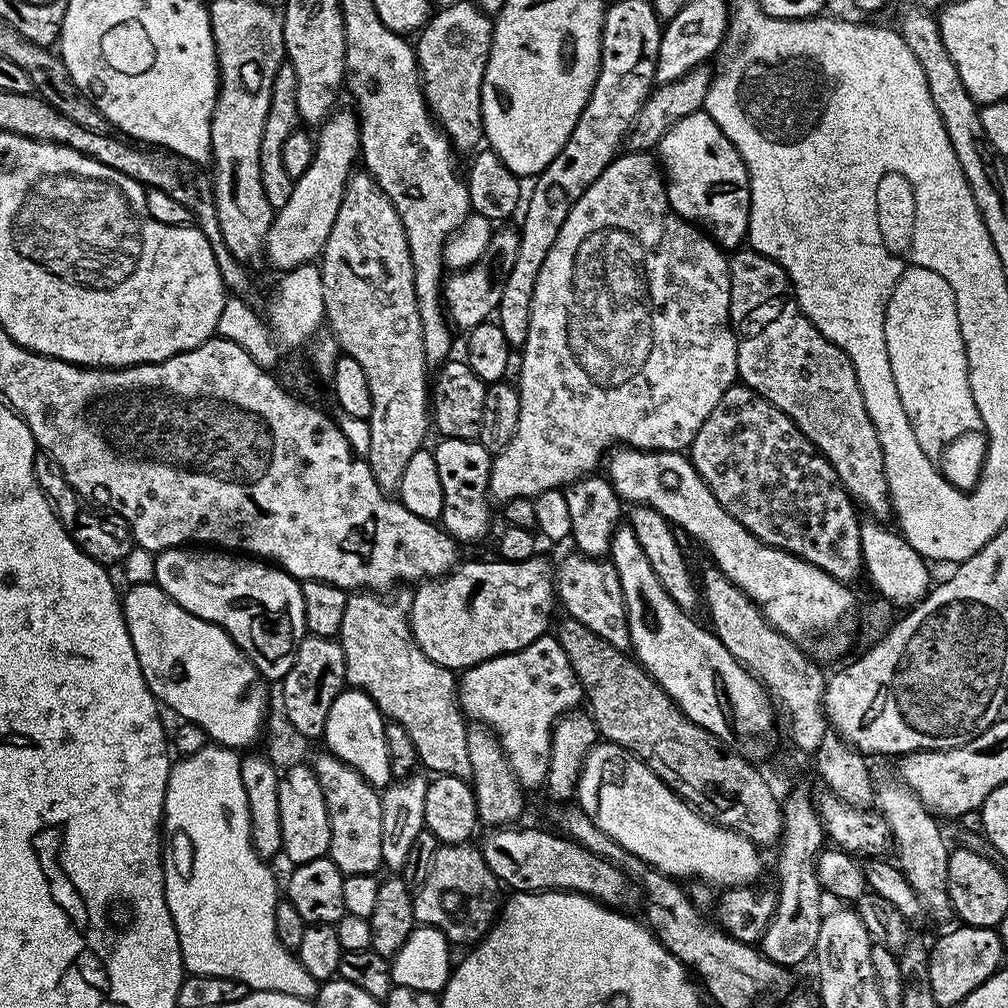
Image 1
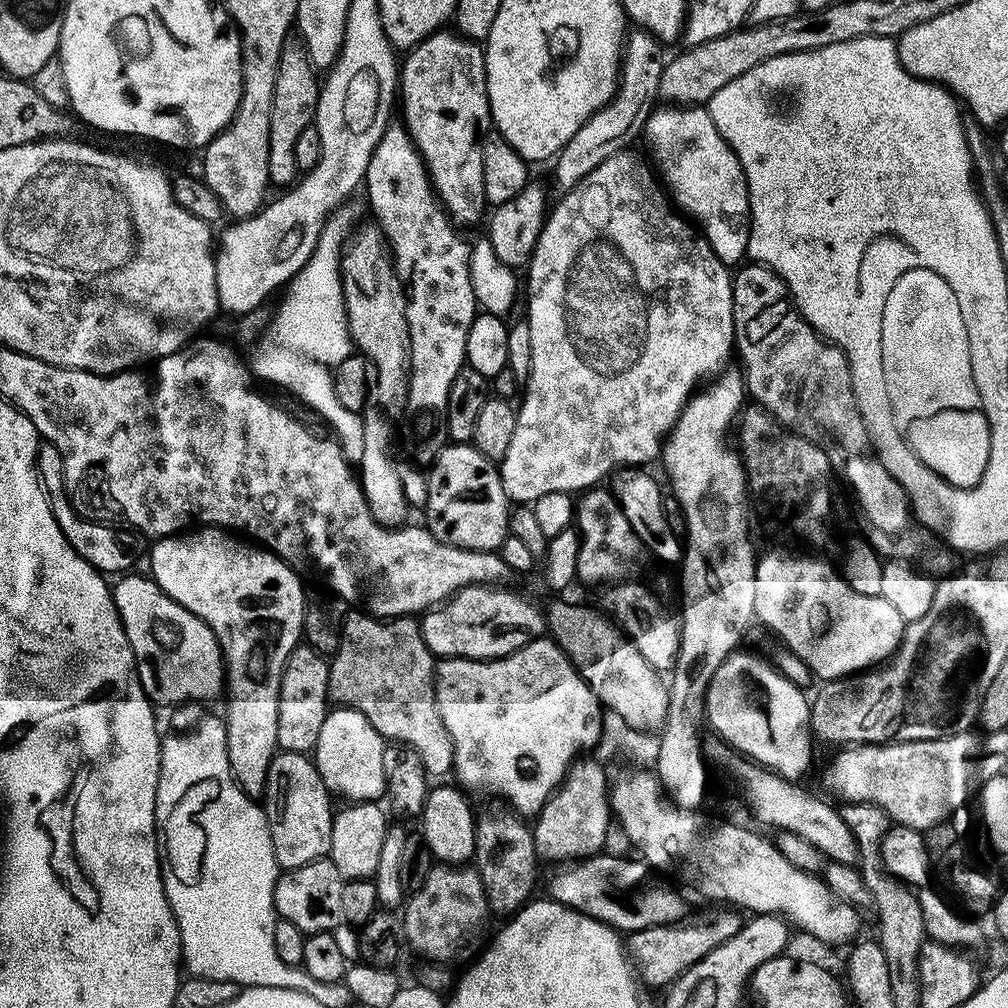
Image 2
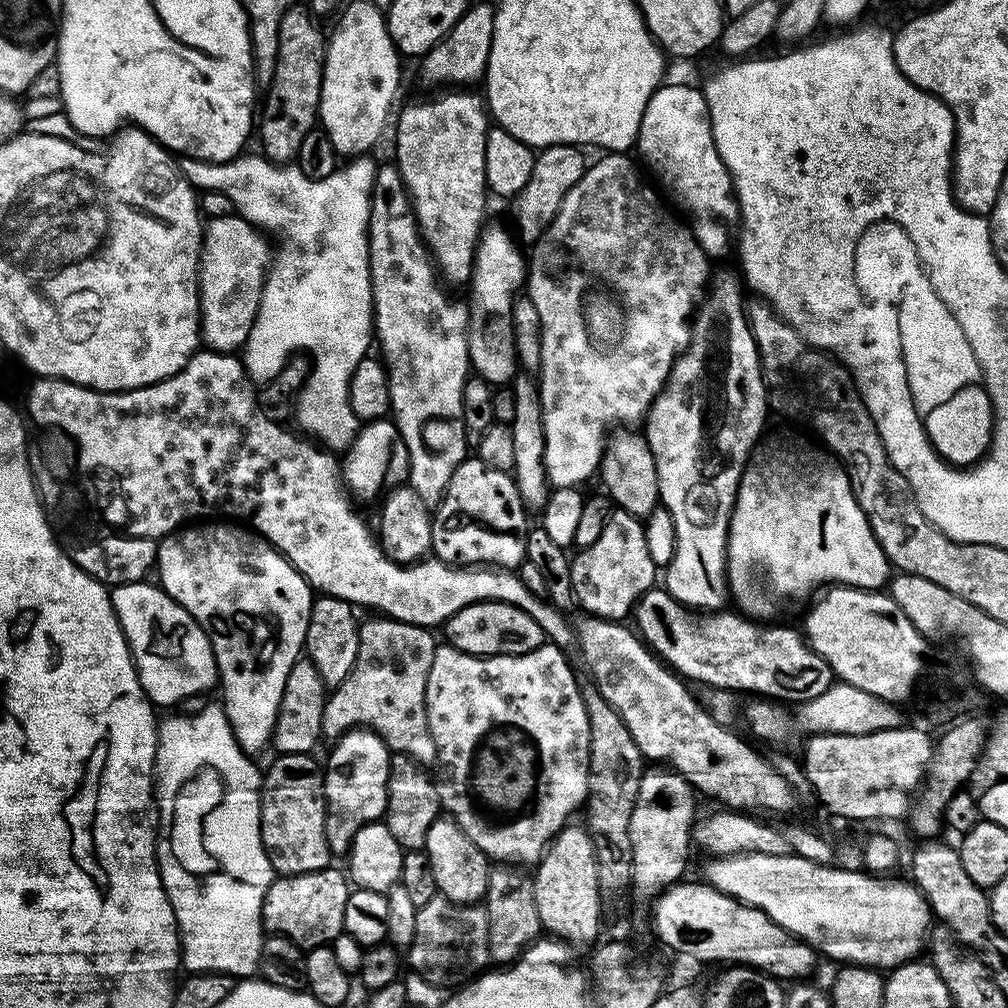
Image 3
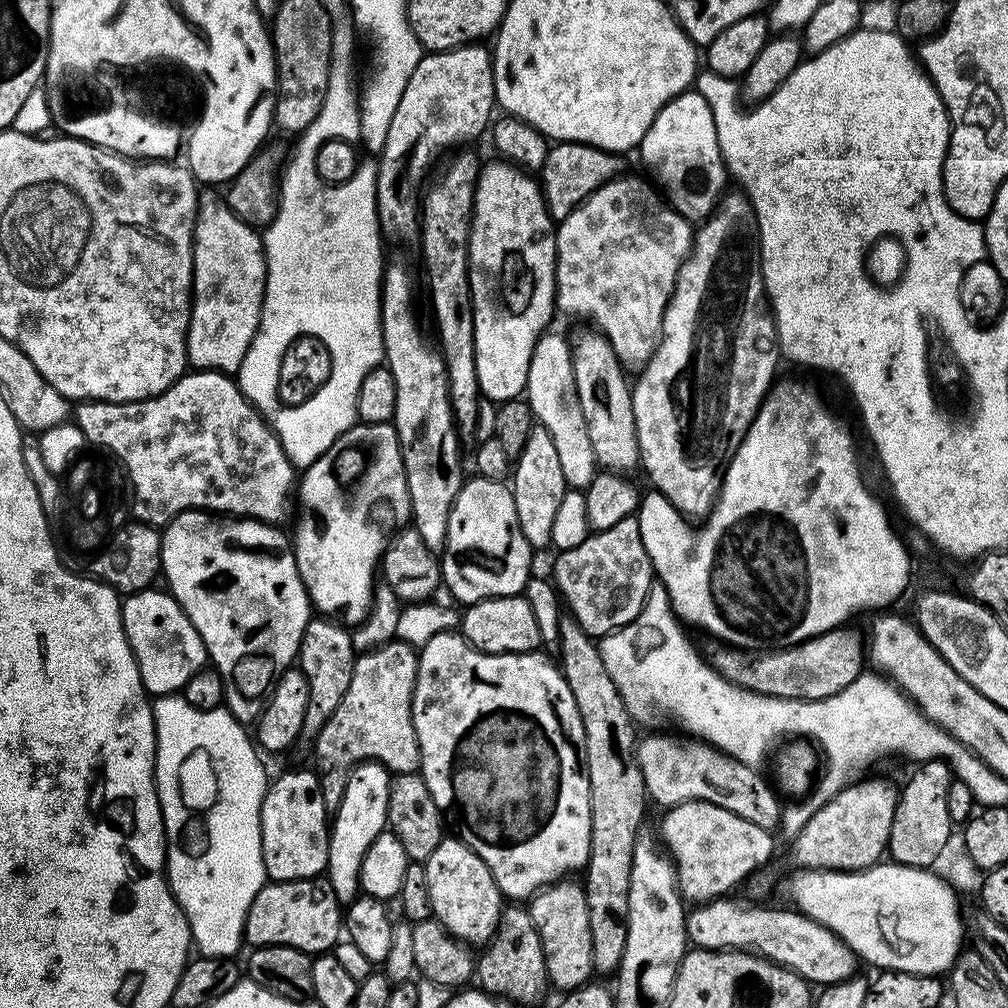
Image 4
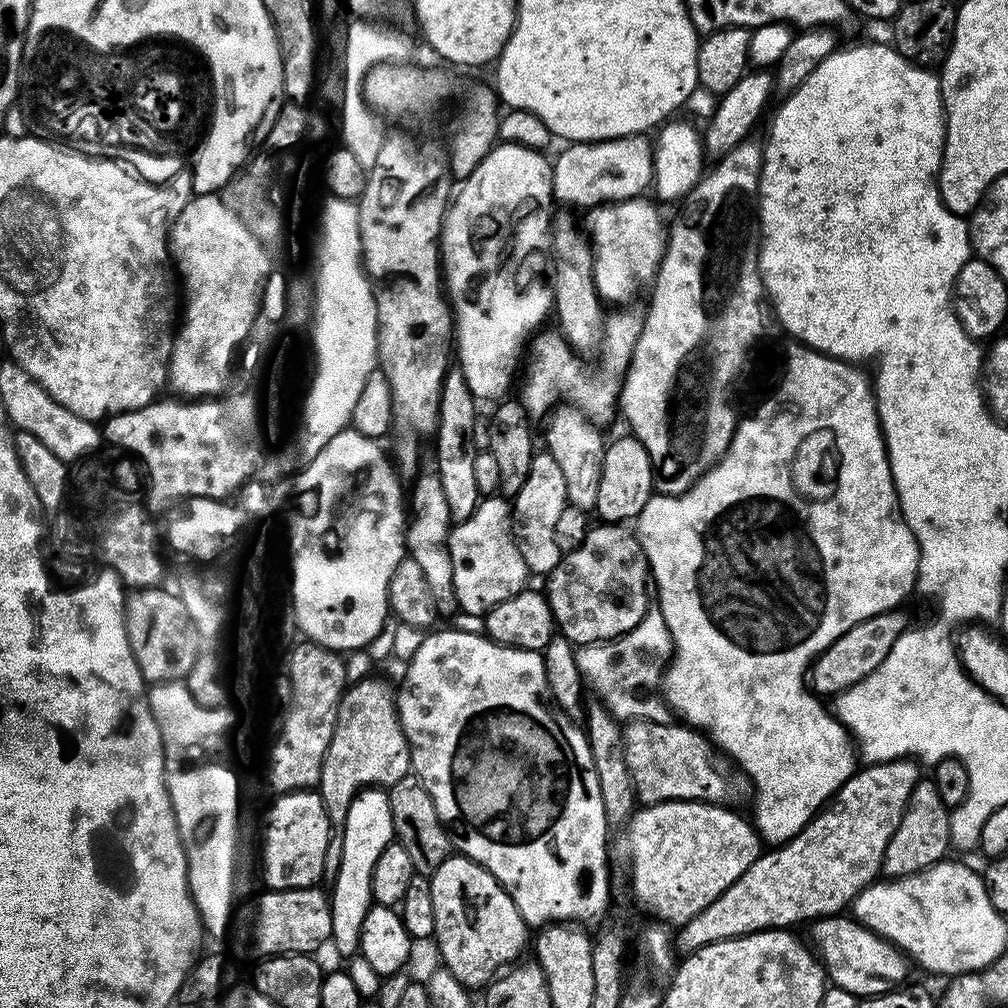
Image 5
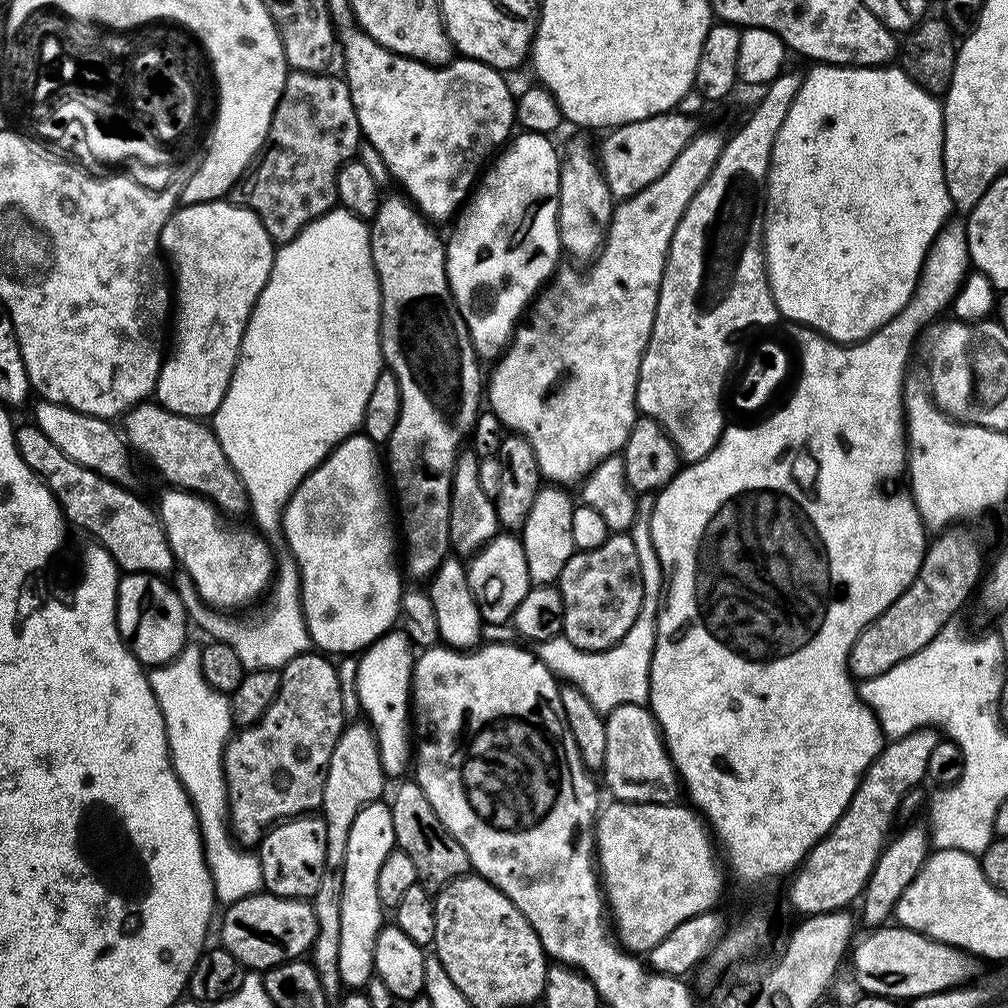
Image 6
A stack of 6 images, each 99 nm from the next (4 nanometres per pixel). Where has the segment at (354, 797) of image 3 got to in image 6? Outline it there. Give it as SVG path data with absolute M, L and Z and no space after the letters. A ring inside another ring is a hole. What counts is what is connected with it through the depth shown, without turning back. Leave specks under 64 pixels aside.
M387 803L368 804L358 810L350 838L346 841L346 866L342 882L342 938L338 946L338 970L345 989L360 990L368 979L373 979L375 966L375 940L386 924L386 909L378 898L378 870L386 862L386 854L396 847L392 809Z

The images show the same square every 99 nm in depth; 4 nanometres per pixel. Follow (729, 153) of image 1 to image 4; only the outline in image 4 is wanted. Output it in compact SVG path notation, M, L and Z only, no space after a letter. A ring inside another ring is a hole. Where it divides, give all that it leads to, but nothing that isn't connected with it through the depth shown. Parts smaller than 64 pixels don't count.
M700 91L683 92L662 106L646 130L638 153L645 166L656 175L655 183L662 189L667 203L685 220L703 222L712 215L722 196L726 169L720 156L714 114Z

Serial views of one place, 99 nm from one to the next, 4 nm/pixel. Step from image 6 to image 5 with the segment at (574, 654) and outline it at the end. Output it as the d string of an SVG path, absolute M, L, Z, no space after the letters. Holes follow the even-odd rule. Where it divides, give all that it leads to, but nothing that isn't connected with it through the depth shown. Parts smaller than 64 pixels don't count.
M649 606L642 622L638 622L638 626L634 626L634 630L626 635L602 644L577 647L576 661L587 687L600 695L597 696L599 703L617 721L652 720L654 723L667 724L670 709L662 695L662 677L672 653L672 639L662 618L662 610L658 606Z

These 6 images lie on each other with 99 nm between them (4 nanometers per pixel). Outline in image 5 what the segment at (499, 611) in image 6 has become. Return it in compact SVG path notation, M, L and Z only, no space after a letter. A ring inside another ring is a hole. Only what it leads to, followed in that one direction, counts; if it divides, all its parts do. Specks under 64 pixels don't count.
M503 495L483 497L474 514L453 527L448 537L448 549L454 566L454 590L458 608L461 613L464 611L468 616L483 617L494 606L520 596L523 593L524 583L530 580L528 567L522 558L520 541L516 538L514 508Z

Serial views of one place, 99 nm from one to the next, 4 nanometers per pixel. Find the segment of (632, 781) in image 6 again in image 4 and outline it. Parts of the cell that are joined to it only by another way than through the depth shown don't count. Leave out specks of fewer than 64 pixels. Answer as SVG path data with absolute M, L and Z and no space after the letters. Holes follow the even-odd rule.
M648 736L637 743L636 760L642 770L649 799L662 808L676 807L687 801L710 801L712 805L736 813L762 829L775 831L782 809L775 789L745 761L731 758L709 744L698 740L684 744L668 736Z

